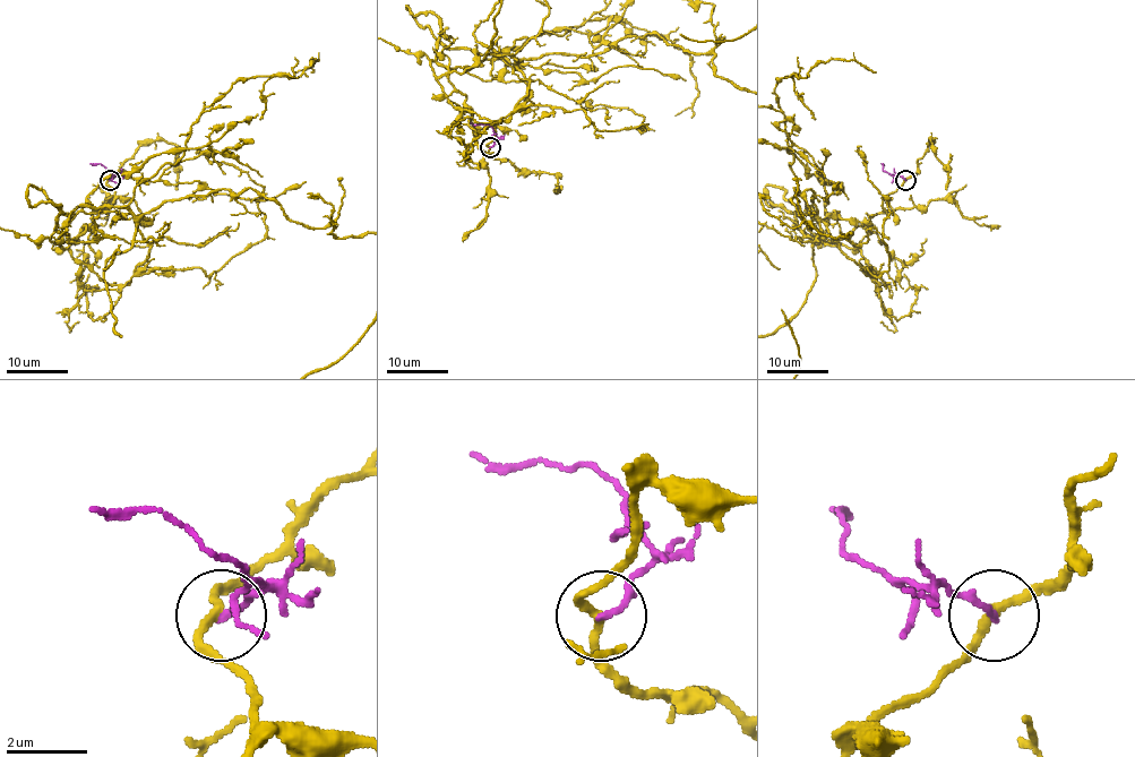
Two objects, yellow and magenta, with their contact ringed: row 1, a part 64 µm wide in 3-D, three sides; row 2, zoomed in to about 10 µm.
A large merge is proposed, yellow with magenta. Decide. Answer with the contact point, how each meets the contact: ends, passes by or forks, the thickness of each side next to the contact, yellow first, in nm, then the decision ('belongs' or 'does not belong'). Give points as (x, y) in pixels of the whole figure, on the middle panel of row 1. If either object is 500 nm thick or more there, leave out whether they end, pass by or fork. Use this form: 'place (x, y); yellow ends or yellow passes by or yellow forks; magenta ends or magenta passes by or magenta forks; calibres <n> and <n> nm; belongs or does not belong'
place (490, 147); yellow passes by; magenta ends; calibres 200 and 160 nm; does not belong

